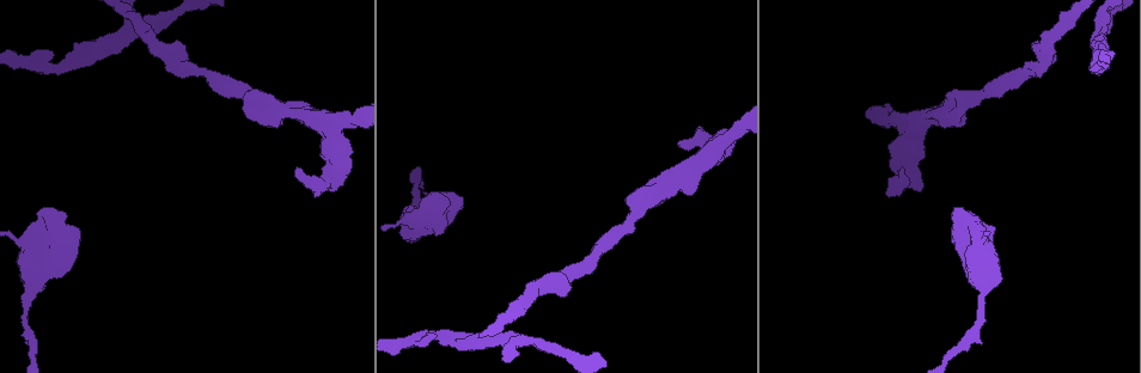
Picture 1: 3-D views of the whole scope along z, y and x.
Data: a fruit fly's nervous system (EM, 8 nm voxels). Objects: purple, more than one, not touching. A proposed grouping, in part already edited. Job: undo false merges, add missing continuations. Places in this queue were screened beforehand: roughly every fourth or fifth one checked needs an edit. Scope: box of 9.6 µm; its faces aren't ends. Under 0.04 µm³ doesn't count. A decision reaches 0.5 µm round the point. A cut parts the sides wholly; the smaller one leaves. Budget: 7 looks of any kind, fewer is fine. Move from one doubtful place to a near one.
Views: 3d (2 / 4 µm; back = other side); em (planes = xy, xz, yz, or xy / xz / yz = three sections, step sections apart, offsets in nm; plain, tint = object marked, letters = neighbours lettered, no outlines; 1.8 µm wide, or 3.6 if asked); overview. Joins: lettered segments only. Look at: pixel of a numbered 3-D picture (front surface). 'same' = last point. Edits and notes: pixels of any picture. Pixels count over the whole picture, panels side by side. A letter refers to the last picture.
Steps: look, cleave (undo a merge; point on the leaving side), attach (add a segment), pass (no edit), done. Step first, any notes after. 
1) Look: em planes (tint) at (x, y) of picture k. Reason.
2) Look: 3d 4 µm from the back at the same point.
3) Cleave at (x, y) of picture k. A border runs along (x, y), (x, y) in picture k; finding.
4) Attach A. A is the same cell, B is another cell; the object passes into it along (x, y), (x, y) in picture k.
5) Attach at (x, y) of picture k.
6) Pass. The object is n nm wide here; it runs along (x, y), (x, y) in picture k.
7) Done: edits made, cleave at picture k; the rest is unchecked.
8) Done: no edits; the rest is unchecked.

Look: em xz step 4 (tint) at (698, 129) of picture 1. Branch stops here.

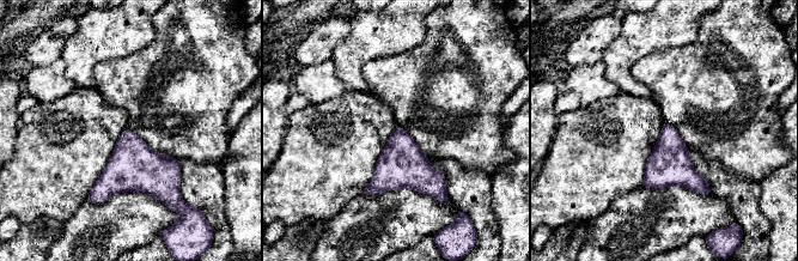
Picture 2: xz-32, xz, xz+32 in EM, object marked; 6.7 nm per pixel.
Look: em planes (letters) at the same point. Another direction.

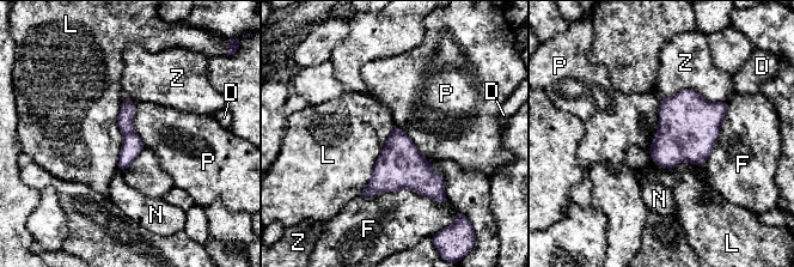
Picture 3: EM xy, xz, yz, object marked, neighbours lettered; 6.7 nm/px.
Pass. D, F, L, N, P and Z are other cells; a border runs along (124, 97), (118, 169) in picture 3; no lettered segment goes on from it.

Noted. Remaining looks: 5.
Look: 3d 2 µm at (1098, 49) of picture 1. Free end.

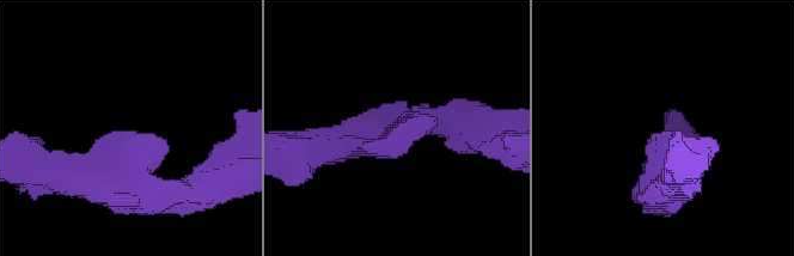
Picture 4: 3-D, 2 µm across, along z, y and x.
Look: em planes (letters) at (108, 133) of picture 4.

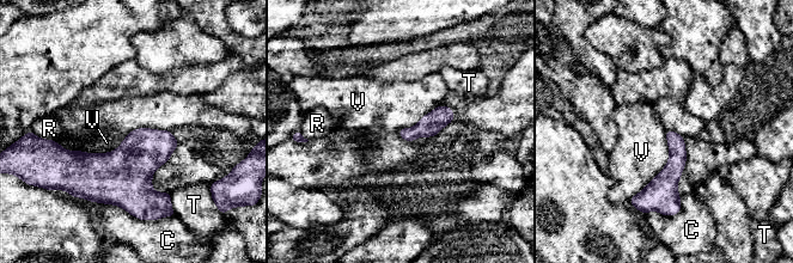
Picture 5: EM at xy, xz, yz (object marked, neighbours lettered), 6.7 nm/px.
Pass. C, R, T and V are other cells; no lettered segment goes on from it.

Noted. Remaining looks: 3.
Look: 3d 2 µm at (985, 96) of picture 1. Thin neck.

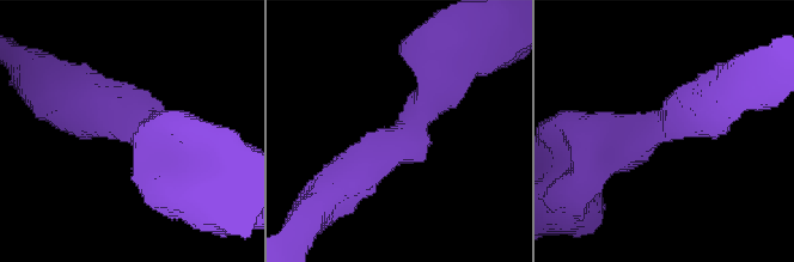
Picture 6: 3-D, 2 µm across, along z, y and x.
Look: em planes (letters) at (412, 127) of picture 6. The arms are 340, 380 nm wide; now the EM.

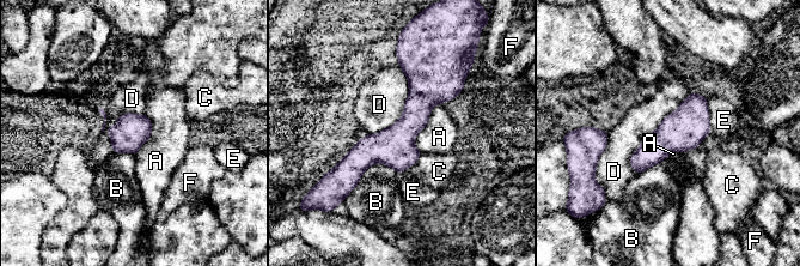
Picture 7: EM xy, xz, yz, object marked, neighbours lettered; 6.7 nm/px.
Pass. The object is 240 nm wide here; A, B, C, D, E and F are other cells; it runs along (408, 61), (416, 113), (352, 183) in picture 7; one neuron here.

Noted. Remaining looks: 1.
Done: no edits; the rest is unchecked.

